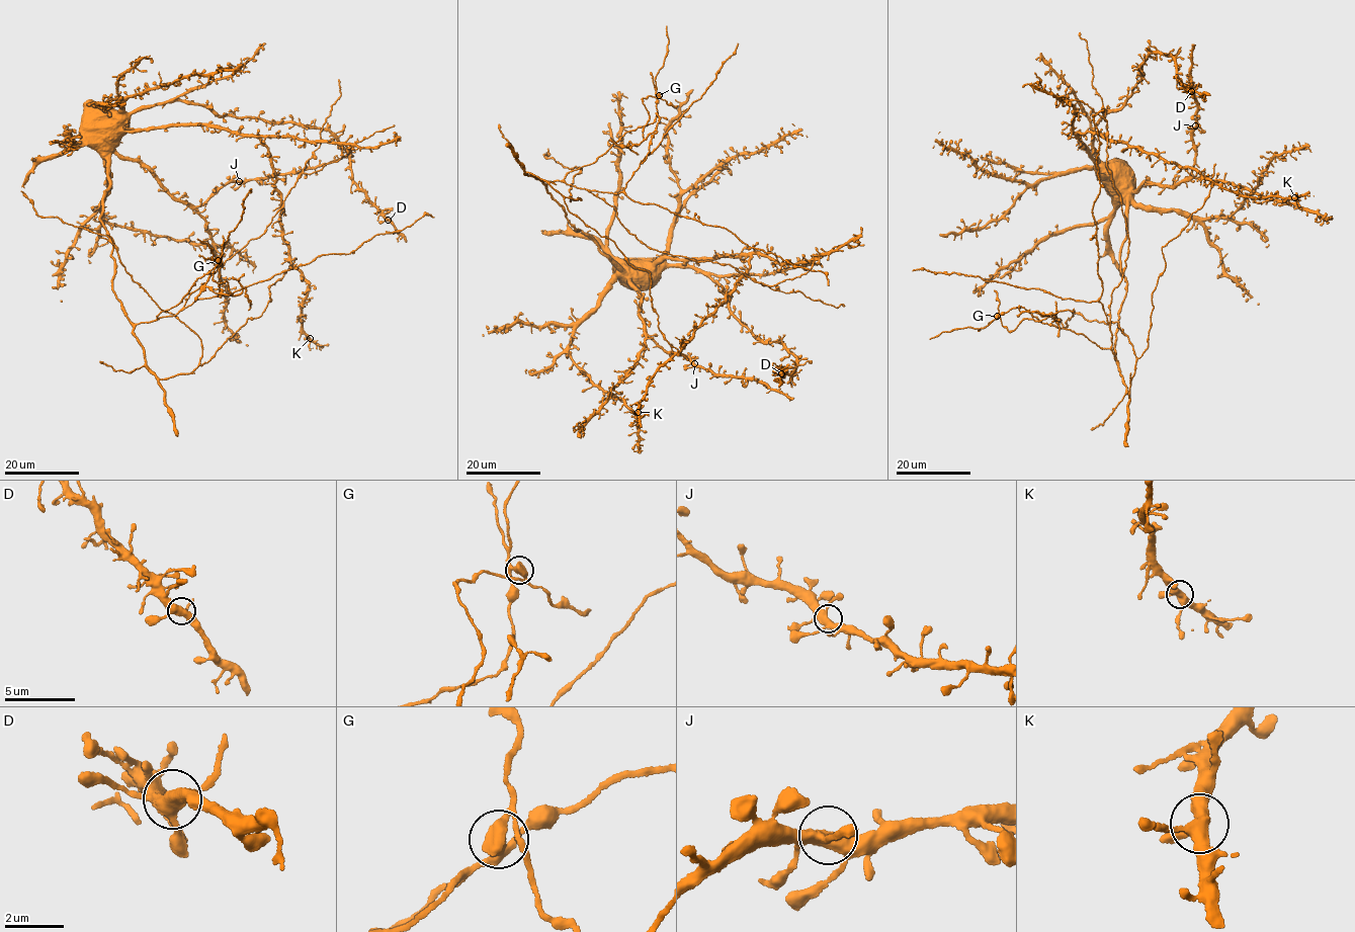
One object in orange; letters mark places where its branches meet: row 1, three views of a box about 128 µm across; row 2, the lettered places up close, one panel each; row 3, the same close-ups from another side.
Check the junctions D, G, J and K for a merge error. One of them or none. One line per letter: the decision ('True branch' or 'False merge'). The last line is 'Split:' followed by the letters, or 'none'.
D: True branch
G: False merge
J: True branch
K: True branch
Split: G

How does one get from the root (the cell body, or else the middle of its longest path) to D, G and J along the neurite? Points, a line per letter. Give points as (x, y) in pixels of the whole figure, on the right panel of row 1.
D: (1125, 189), (1091, 149), (1101, 117), (1124, 106), (1150, 54), (1170, 56), (1176, 78), (1191, 91)
G: (1125, 189), (1132, 197), (1120, 258), (1126, 293), (1116, 361), (1110, 349), (1042, 323), (1024, 308), (997, 316)
J: (1125, 189), (1189, 178), (1195, 125)

